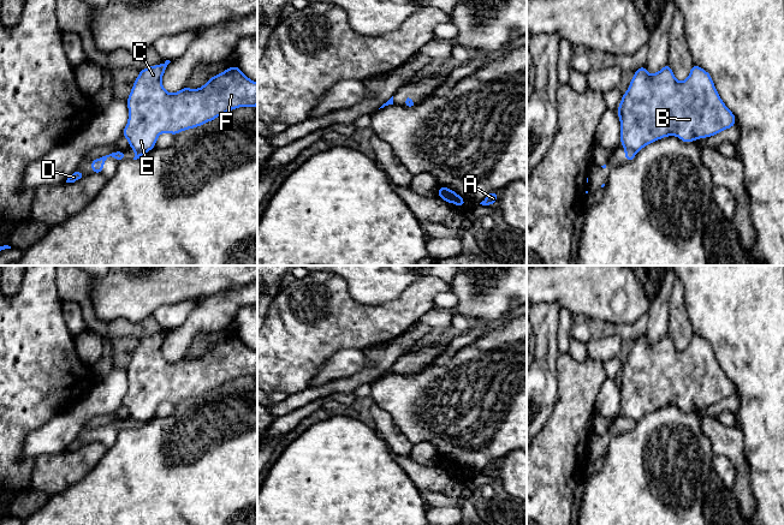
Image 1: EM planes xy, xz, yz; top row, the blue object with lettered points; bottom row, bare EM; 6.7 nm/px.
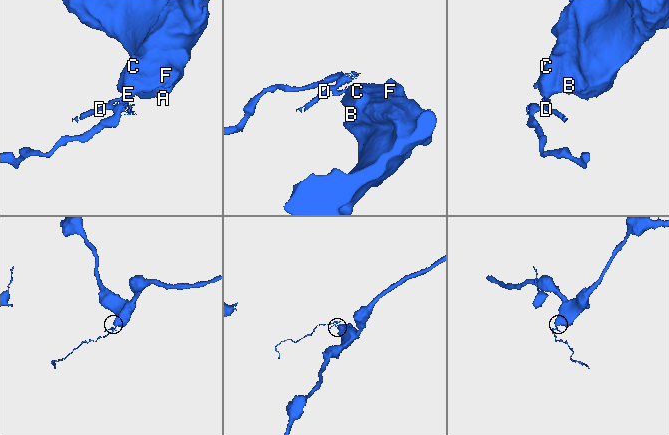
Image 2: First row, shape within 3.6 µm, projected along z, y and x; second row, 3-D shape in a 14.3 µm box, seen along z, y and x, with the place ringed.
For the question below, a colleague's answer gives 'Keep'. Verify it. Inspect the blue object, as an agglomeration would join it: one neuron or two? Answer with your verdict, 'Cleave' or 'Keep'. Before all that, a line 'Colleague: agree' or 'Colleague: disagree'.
Colleague: disagree
Cleave

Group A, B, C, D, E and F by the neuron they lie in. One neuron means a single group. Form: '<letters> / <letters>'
A B C E F / D

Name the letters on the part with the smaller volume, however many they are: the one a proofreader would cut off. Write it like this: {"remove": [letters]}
{"remove": ["D"]}

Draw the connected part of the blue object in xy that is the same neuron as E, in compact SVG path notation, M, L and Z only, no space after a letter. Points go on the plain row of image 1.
M166 329L164 333L139 340L126 369L129 389L123 405L135 420L148 422L155 417L156 408L162 401L174 405L212 390L234 377L257 375L257 352L249 348L238 335L231 335L226 340L213 345L198 358L184 356L178 362L167 362L161 353L161 347L170 332L170 329Z

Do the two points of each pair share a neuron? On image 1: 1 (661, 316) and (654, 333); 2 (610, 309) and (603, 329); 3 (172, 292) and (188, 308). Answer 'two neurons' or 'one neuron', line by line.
1: one neuron
2: two neurons
3: two neurons

